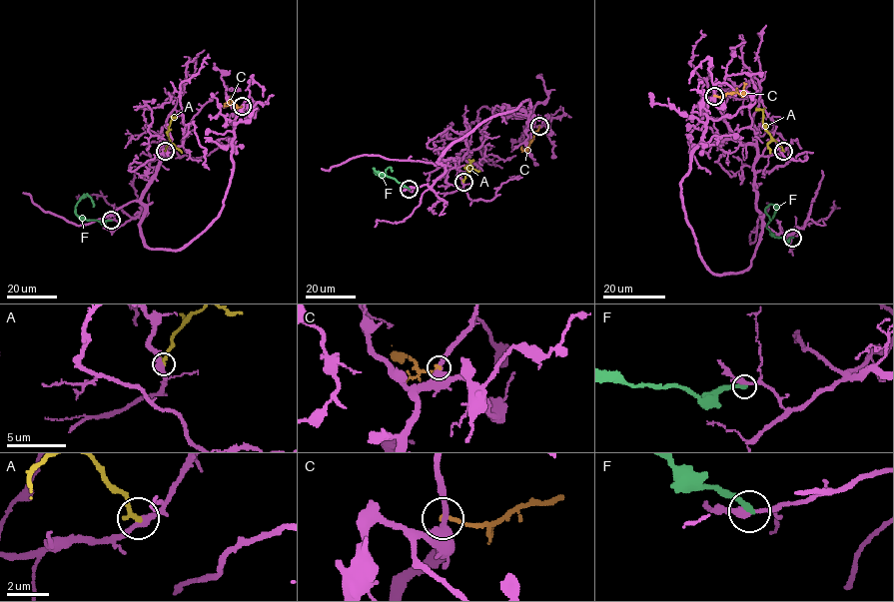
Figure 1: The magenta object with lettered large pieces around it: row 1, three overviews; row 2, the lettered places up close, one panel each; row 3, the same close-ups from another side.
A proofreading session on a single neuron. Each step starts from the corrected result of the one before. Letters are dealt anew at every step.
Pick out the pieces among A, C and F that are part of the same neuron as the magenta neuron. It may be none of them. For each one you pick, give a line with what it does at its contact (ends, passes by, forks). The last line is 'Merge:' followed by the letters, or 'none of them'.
Merge: none of them

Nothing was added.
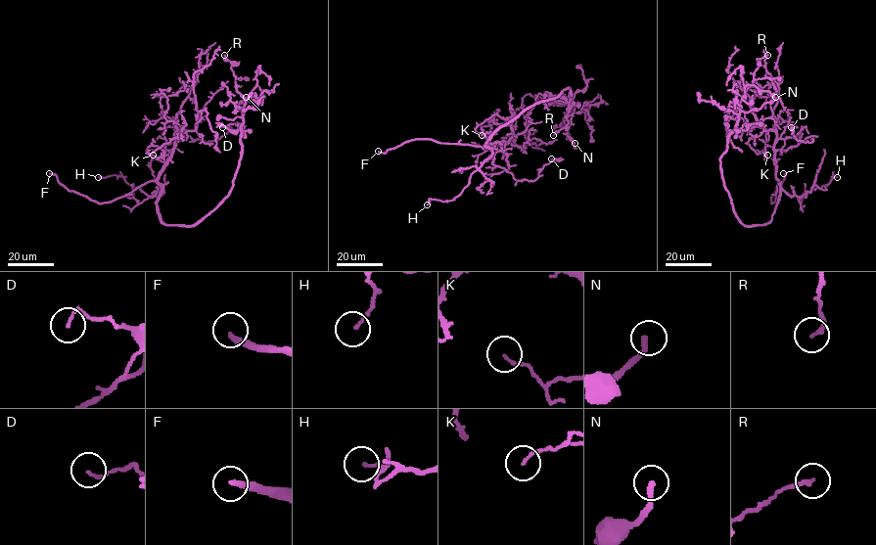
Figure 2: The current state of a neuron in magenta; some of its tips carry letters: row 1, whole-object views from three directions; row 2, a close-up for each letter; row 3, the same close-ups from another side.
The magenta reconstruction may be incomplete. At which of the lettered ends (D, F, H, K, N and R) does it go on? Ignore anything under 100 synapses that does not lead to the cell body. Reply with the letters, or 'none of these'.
none of these

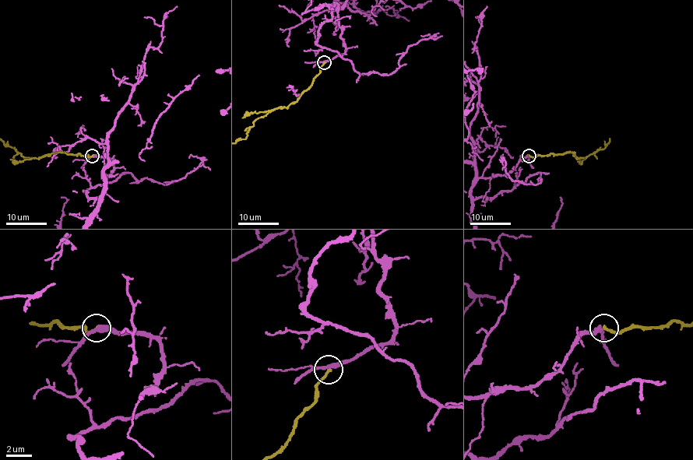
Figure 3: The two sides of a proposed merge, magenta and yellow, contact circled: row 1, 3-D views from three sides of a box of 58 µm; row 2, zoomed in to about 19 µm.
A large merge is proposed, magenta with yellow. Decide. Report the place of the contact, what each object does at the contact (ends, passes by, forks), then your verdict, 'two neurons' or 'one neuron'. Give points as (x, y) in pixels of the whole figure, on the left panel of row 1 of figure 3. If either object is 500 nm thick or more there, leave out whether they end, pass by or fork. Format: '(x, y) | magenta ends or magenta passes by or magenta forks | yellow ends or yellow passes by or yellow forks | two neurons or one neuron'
(92, 156) | magenta passes by | yellow ends | one neuron

